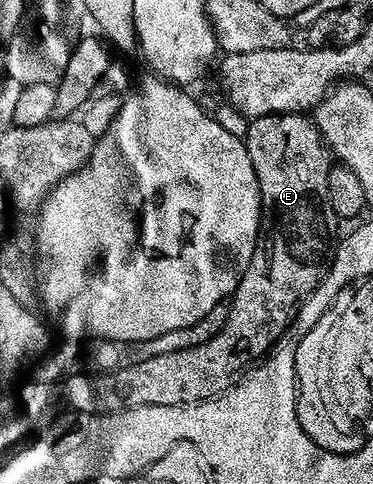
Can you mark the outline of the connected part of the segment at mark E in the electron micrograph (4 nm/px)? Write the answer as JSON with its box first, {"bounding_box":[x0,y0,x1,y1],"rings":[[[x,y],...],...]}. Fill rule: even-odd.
{"bounding_box":[60,113,335,415],"rings":[[[272,113],[254,117],[248,125],[249,130],[243,133],[243,140],[247,155],[251,155],[251,167],[255,167],[261,192],[261,226],[257,232],[251,263],[247,263],[247,271],[243,271],[231,298],[227,323],[223,323],[219,335],[207,339],[207,343],[199,343],[199,347],[155,355],[144,363],[113,369],[110,373],[66,377],[60,389],[70,410],[88,415],[104,415],[148,405],[191,405],[226,393],[276,346],[288,330],[285,328],[289,320],[294,320],[298,305],[325,277],[325,270],[335,248],[335,218],[329,206],[327,183],[331,154],[321,133],[305,113]]]}

